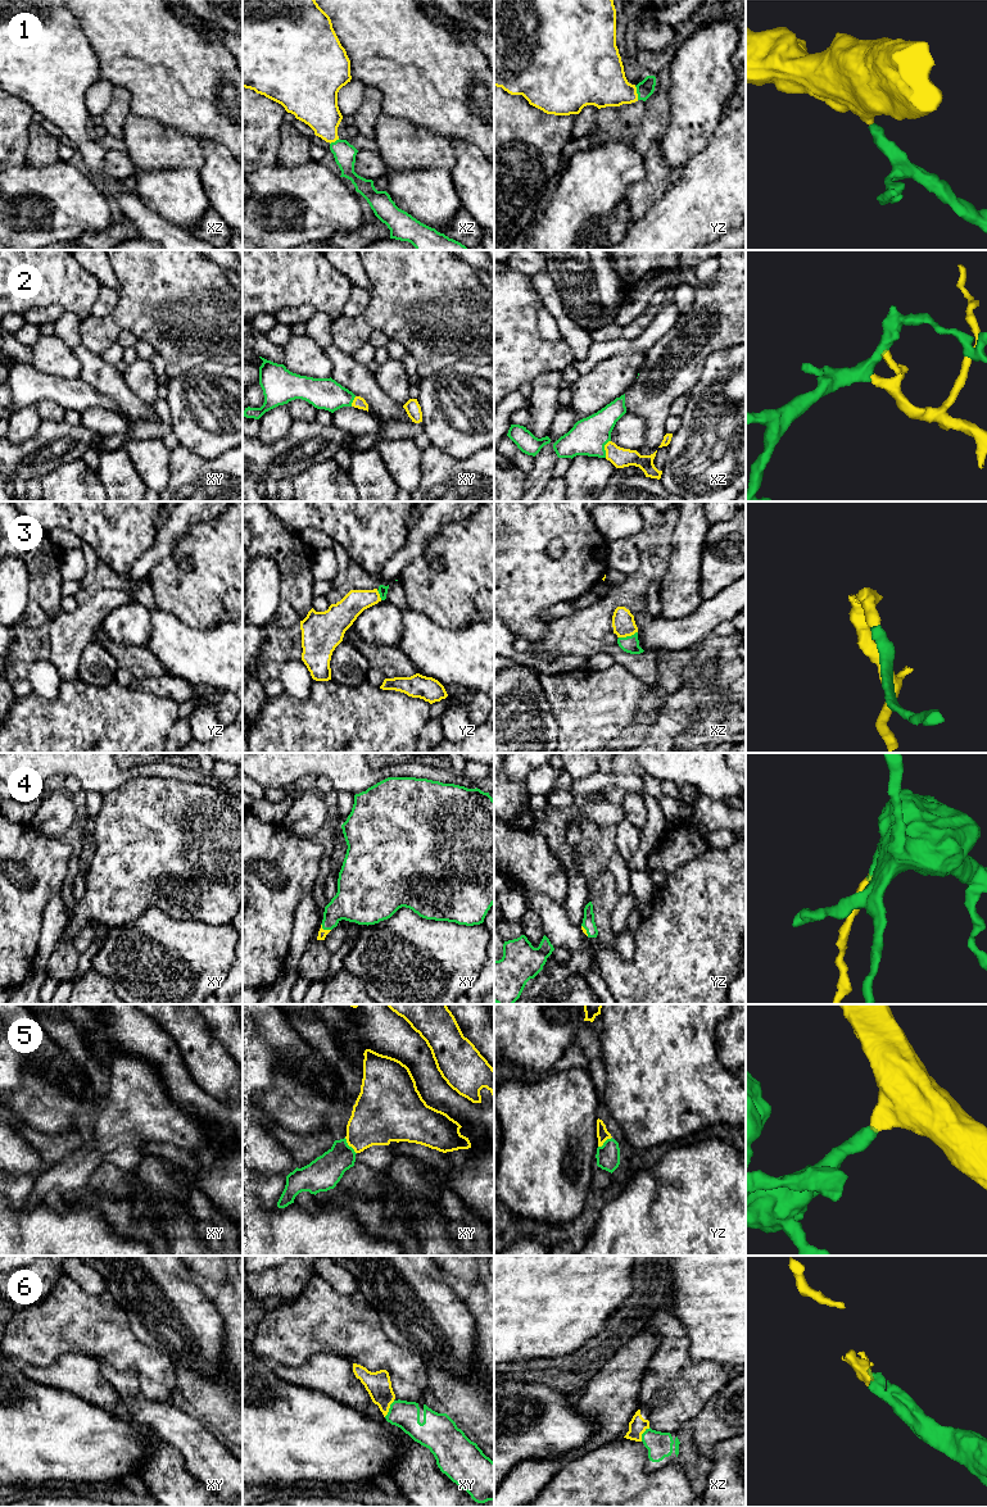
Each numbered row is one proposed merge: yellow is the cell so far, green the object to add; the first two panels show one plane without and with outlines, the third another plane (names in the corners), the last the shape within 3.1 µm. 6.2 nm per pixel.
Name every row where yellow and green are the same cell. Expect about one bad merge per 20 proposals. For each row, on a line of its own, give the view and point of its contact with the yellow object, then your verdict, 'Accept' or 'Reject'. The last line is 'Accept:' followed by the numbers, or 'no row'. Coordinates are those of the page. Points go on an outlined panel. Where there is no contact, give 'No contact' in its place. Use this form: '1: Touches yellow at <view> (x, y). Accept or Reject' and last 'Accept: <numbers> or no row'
1: Touches yellow at yz (635, 92). Accept
2: Touches yellow at xz (605, 449). Accept
3: Touches yellow at xz (628, 635). Accept
4: Touches yellow at xy (325, 930). Accept
5: Touches yellow at xy (349, 1145). Accept
6: Touches yellow at xy (389, 1407). Accept
Accept: 1, 2, 3, 4, 5, 6

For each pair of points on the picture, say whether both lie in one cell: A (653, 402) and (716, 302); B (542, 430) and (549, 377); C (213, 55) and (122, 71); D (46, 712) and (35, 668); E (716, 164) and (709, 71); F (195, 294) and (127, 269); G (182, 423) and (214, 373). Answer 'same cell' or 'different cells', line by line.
A: same cell
B: same cell
C: same cell
D: different cells
E: different cells
F: same cell
G: same cell

